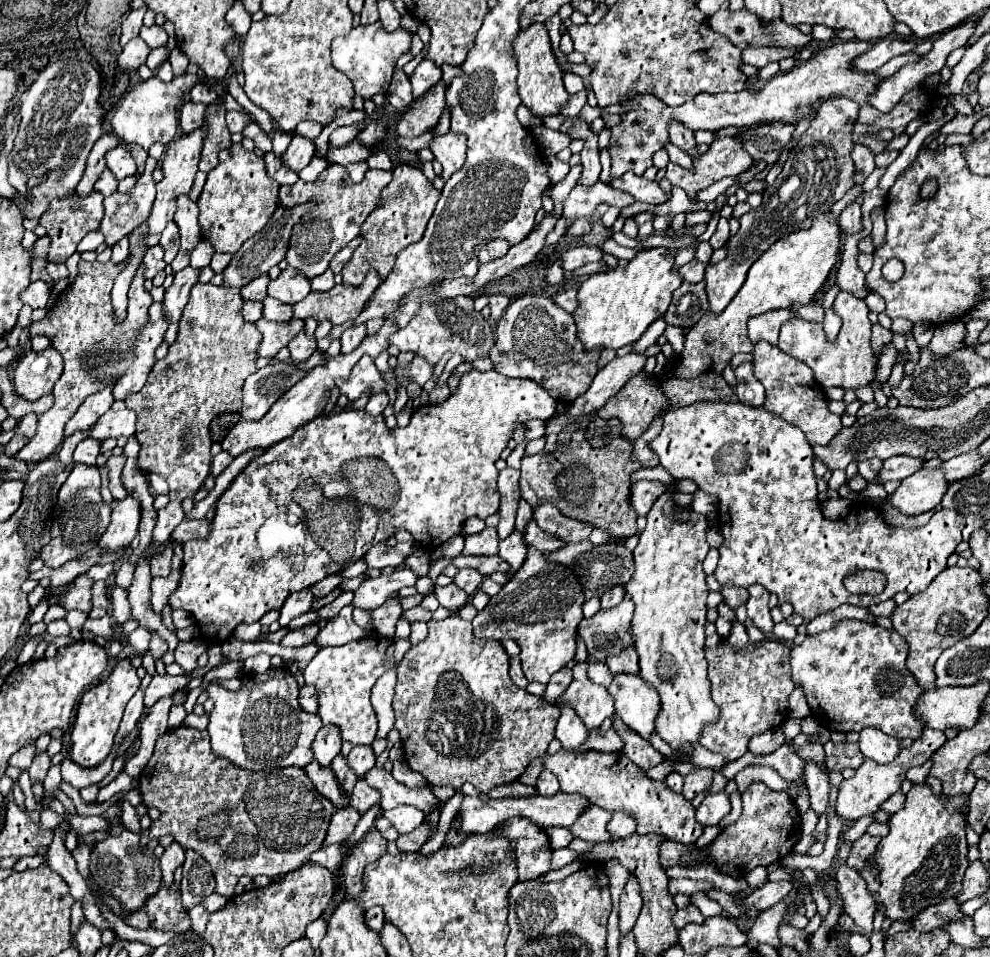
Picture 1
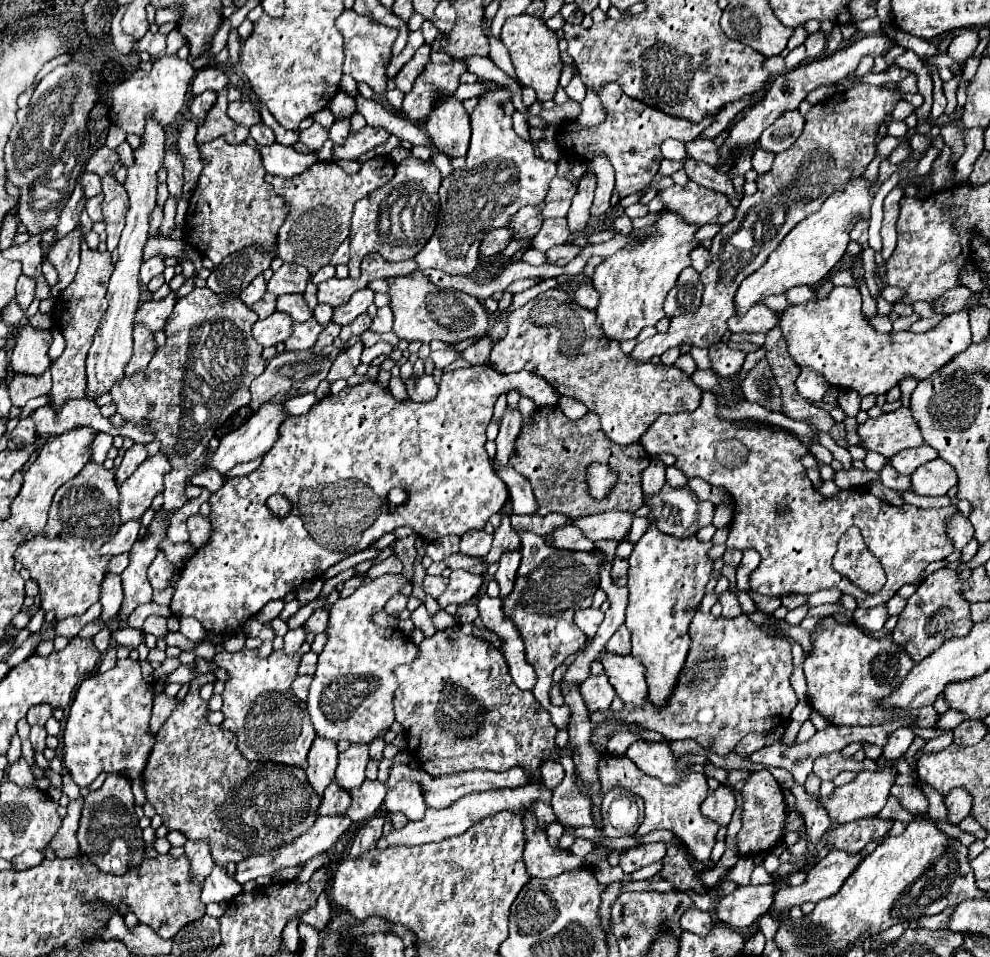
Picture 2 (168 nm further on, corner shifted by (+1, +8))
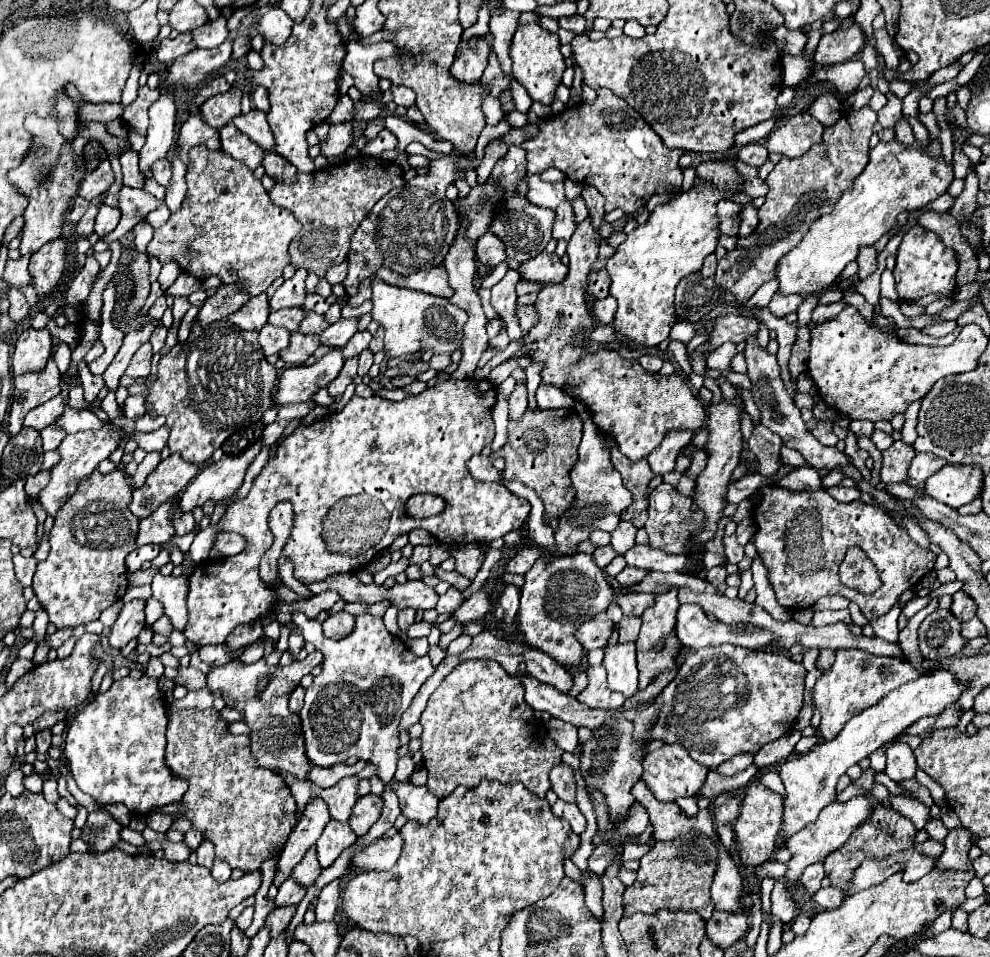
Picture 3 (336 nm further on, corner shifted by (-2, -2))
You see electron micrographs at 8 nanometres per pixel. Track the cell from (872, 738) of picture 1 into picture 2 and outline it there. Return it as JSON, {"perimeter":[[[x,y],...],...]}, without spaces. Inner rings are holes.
{"perimeter":[[[901,727],[901,729],[893,731],[889,735],[889,741],[887,741],[885,749],[883,749],[883,757],[885,759],[897,759],[897,757],[901,757],[909,749],[913,737],[915,737],[915,733],[909,727]]]}

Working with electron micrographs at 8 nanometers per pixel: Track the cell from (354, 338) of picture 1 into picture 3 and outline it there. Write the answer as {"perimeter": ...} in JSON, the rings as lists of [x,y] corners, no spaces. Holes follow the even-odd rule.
{"perimeter":[[[364,331],[364,333],[356,333],[356,335],[342,347],[344,357],[348,359],[348,357],[356,357],[356,355],[360,355],[364,349],[368,349],[370,339],[372,339],[372,335],[370,335],[368,331]]]}

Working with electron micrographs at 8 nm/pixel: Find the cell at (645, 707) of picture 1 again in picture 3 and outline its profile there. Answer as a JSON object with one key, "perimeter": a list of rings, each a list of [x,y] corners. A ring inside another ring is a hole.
{"perimeter":[[[634,643],[606,645],[602,665],[608,671],[608,687],[632,697],[638,691],[638,669],[636,669],[636,647]]]}

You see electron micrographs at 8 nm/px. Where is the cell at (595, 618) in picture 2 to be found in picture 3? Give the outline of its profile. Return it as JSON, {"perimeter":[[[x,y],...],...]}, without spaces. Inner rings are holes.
{"perimeter":[[[600,613],[590,621],[582,623],[574,637],[580,641],[584,651],[592,651],[592,649],[606,647],[608,637],[612,635],[612,629],[614,629],[614,621],[606,613]]]}

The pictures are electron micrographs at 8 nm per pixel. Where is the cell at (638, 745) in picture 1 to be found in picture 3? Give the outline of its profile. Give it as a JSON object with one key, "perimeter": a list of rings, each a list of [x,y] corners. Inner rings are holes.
{"perimeter":[[[674,743],[674,745],[664,745],[646,755],[642,779],[656,799],[674,801],[678,797],[692,797],[704,785],[706,775],[708,775],[708,769],[698,761],[694,761],[682,745]]]}

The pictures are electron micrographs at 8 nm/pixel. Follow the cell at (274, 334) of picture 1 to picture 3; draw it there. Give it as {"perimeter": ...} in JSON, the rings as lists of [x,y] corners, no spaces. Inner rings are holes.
{"perimeter":[[[268,323],[262,327],[260,337],[258,337],[260,347],[262,347],[262,351],[264,351],[266,357],[272,355],[272,353],[280,353],[282,349],[286,349],[288,343],[290,343],[288,339],[290,339],[290,333],[288,331],[284,331],[282,327],[268,325]]]}

